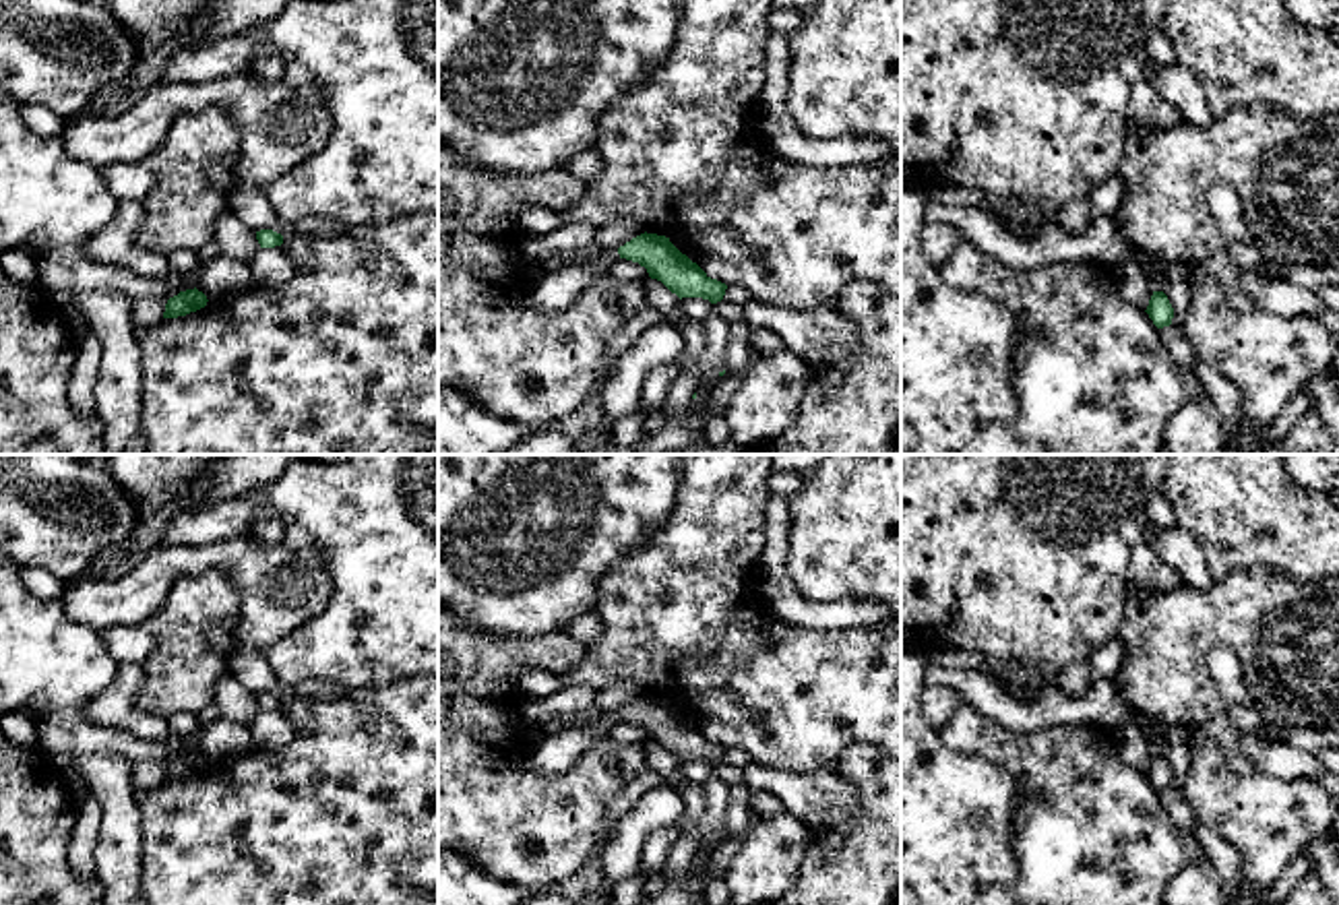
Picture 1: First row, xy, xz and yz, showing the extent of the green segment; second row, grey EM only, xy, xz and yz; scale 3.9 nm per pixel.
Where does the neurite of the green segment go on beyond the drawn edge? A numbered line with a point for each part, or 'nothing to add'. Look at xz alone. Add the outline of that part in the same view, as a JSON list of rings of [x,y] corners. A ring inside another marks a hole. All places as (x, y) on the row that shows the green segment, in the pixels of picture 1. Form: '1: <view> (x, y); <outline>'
nothing to add

